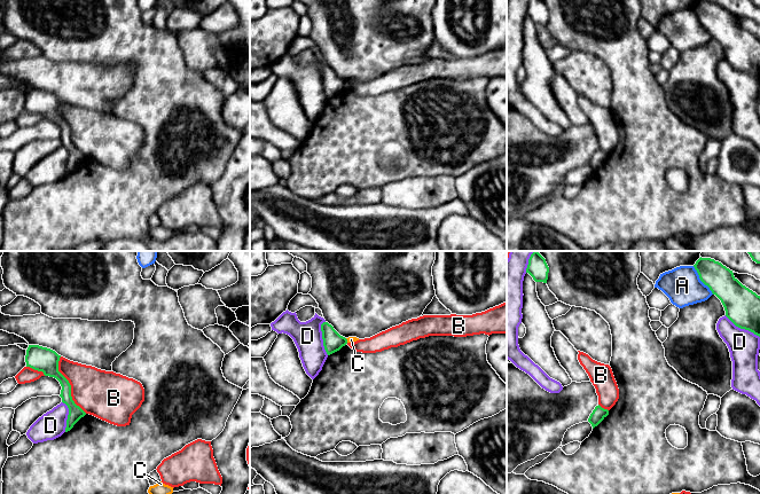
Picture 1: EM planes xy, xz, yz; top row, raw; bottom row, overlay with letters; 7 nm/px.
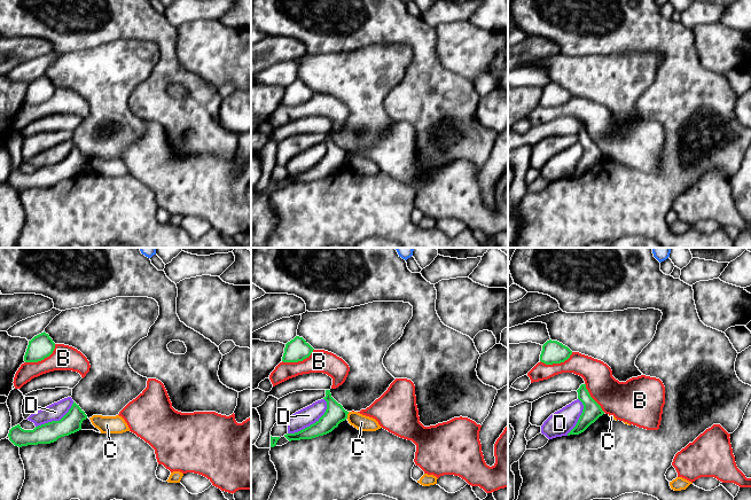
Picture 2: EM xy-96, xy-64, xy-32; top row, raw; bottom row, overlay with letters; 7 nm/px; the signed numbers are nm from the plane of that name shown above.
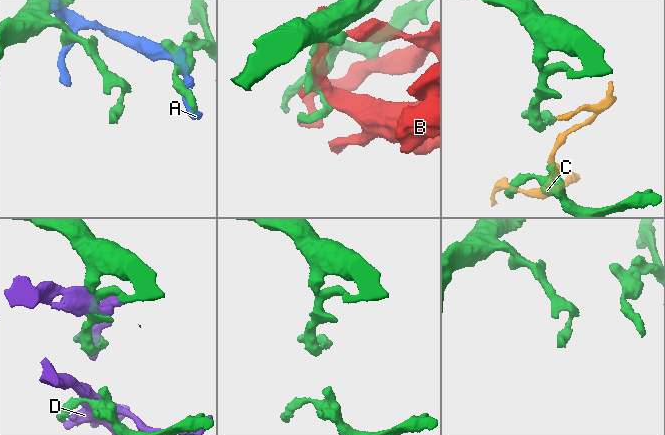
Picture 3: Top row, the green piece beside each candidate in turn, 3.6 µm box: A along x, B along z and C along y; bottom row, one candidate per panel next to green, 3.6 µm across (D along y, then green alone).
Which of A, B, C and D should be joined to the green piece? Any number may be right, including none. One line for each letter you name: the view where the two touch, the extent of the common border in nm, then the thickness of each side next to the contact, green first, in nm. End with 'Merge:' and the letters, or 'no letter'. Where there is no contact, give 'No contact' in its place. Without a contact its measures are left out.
Merge: no letter

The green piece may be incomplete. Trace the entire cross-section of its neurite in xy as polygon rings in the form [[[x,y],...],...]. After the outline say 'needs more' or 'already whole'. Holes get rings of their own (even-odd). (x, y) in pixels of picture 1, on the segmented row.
[[[29,345],[25,355],[26,367],[42,371],[45,376],[56,378],[61,386],[62,402],[69,408],[65,432],[86,415],[86,413],[75,403],[71,397],[71,385],[69,381],[58,371],[58,361],[61,355],[55,351],[39,345]]] | already whole

